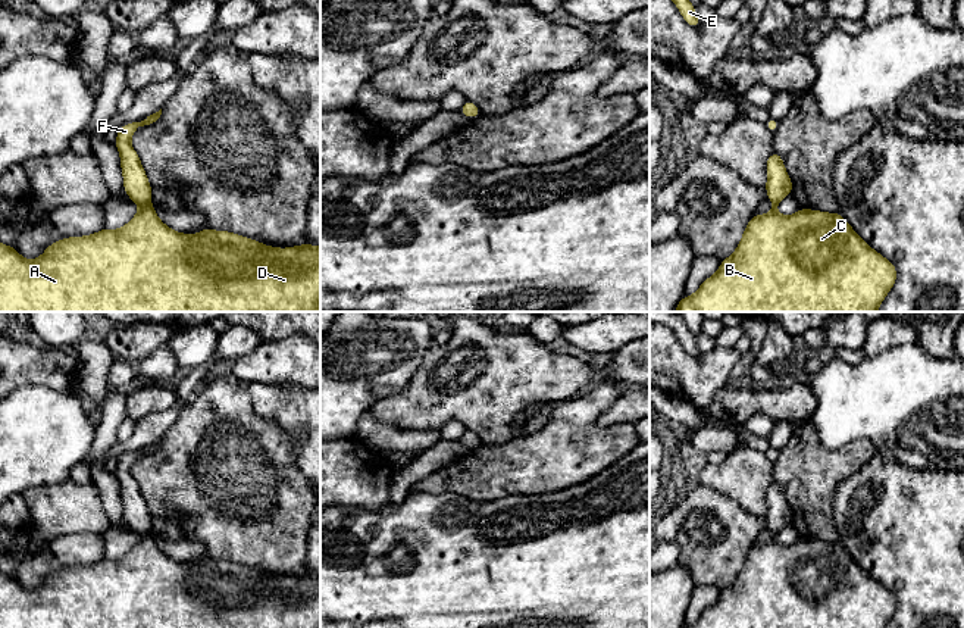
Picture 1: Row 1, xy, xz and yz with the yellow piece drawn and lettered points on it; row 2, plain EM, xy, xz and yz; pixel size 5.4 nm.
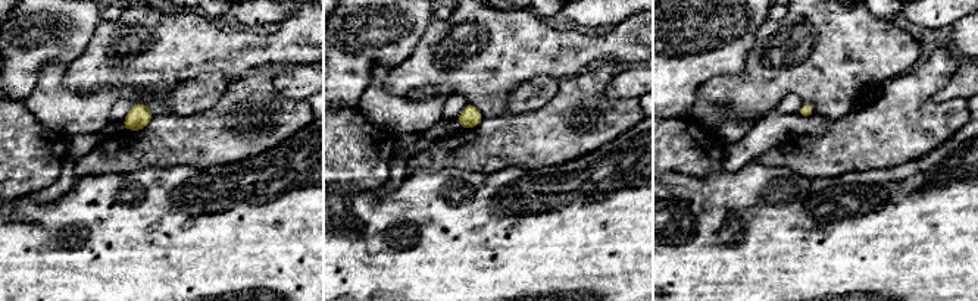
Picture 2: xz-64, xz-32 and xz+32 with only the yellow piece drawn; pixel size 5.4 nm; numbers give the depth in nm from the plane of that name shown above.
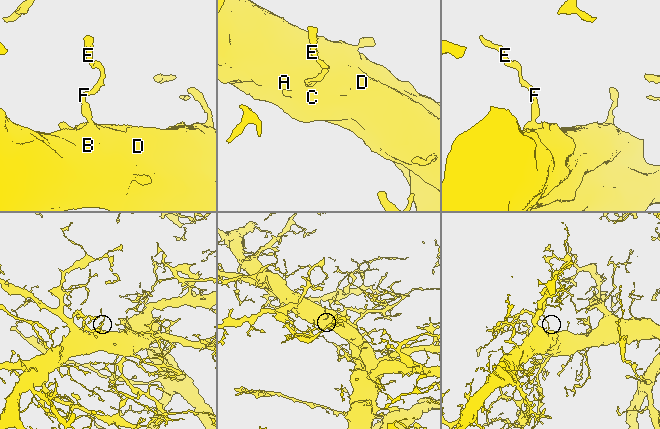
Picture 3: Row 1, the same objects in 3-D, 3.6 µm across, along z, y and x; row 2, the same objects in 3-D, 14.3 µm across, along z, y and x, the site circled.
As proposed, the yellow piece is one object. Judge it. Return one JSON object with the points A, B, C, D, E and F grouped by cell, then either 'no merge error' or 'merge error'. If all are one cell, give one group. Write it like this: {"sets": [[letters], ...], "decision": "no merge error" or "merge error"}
{"sets": [["A", "B", "C", "D", "E", "F"]], "decision": "no merge error"}

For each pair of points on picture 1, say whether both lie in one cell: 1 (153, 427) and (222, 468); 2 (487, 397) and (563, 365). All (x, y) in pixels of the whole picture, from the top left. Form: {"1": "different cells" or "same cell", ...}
{"1": "different cells", "2": "same cell"}

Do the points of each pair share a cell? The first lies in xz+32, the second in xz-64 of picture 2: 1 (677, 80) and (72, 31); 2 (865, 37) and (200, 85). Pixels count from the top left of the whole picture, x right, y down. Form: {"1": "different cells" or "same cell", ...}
{"1": "same cell", "2": "different cells"}

